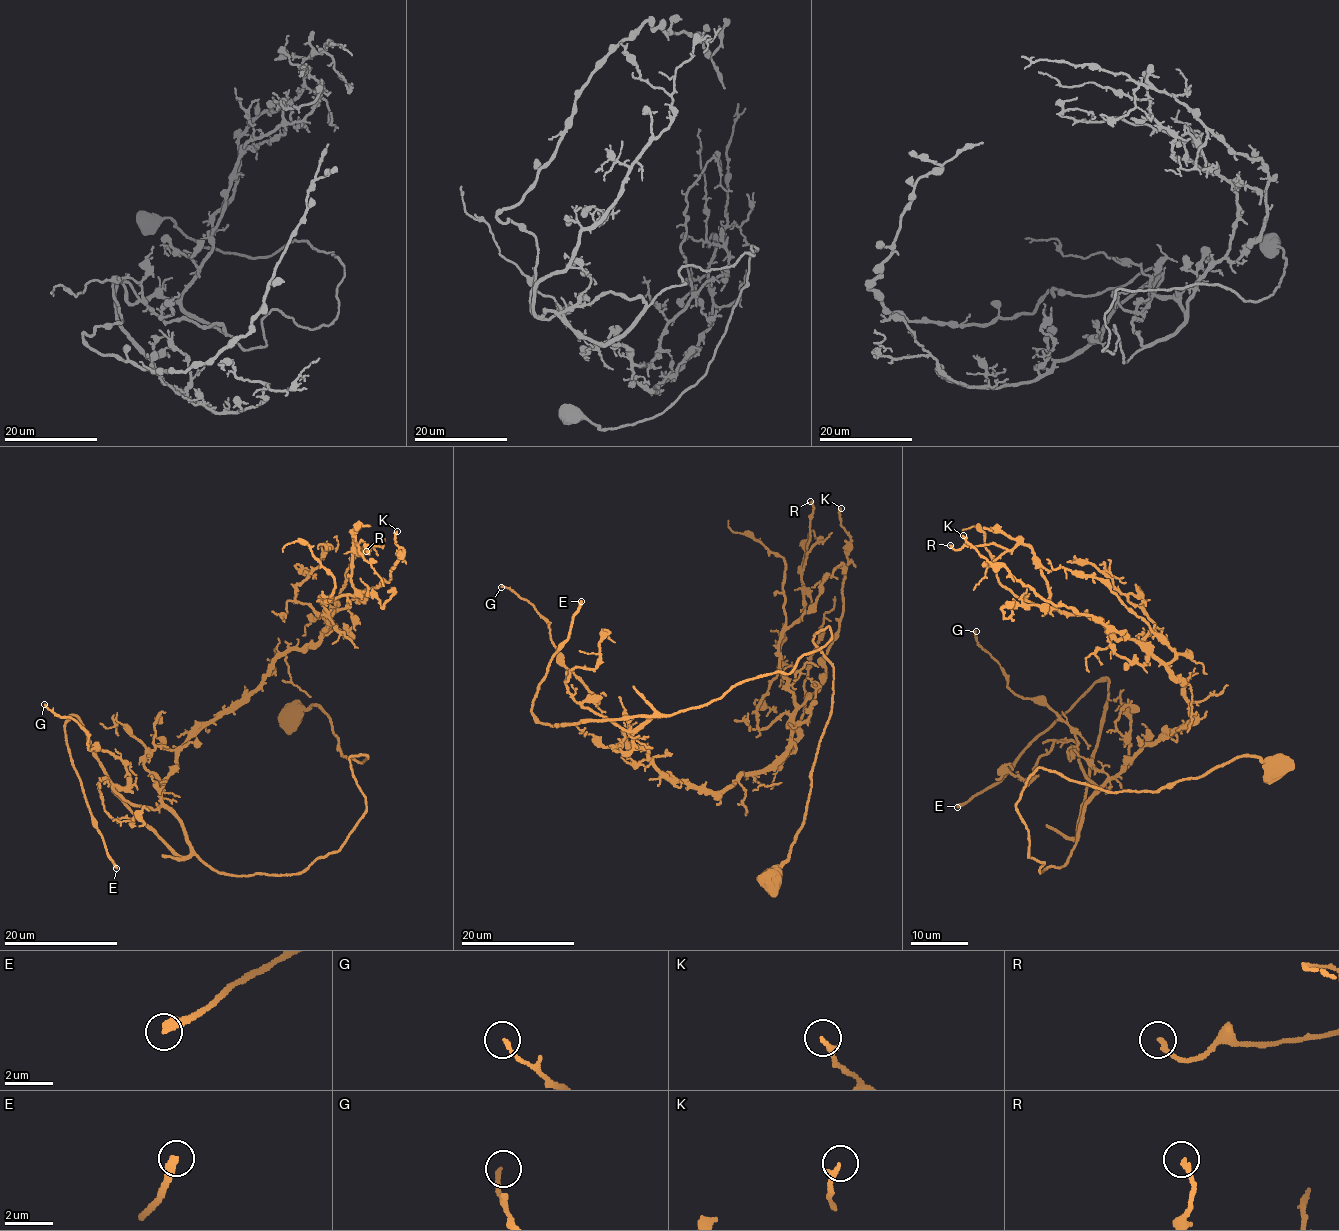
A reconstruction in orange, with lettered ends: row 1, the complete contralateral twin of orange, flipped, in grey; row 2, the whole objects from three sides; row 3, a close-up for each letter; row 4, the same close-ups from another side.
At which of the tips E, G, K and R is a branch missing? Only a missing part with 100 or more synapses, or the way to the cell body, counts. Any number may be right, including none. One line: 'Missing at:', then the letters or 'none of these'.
Missing at: E

